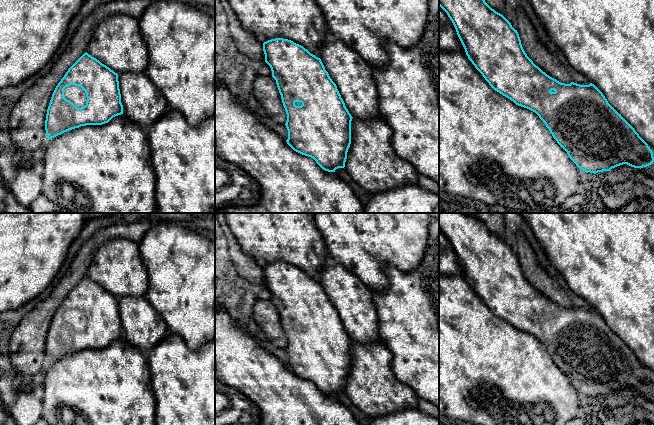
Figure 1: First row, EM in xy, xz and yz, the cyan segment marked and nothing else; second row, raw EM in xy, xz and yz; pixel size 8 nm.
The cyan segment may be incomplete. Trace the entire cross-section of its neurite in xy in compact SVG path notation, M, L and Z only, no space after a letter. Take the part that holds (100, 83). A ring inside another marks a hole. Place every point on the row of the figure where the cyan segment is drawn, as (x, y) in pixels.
M84 53L56 86L46 114L47 139L86 125L102 125L123 114L118 74L99 60Z

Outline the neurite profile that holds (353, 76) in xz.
M330 37L320 48L320 59L354 118L381 118L373 67L342 41Z

